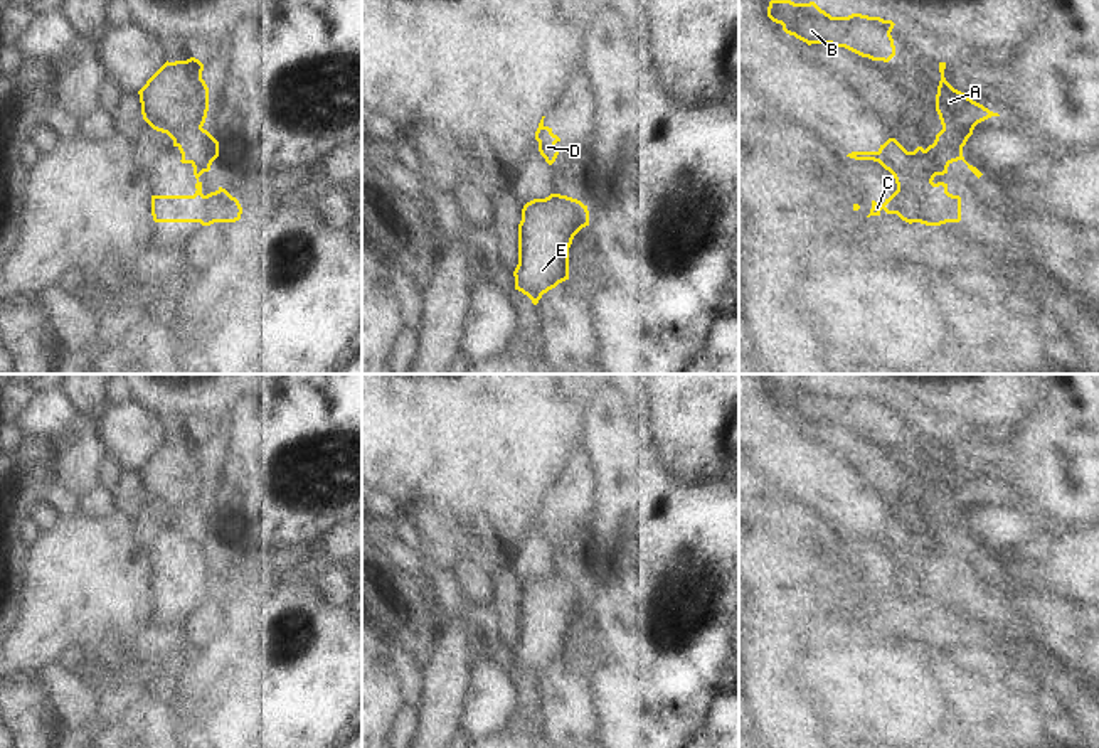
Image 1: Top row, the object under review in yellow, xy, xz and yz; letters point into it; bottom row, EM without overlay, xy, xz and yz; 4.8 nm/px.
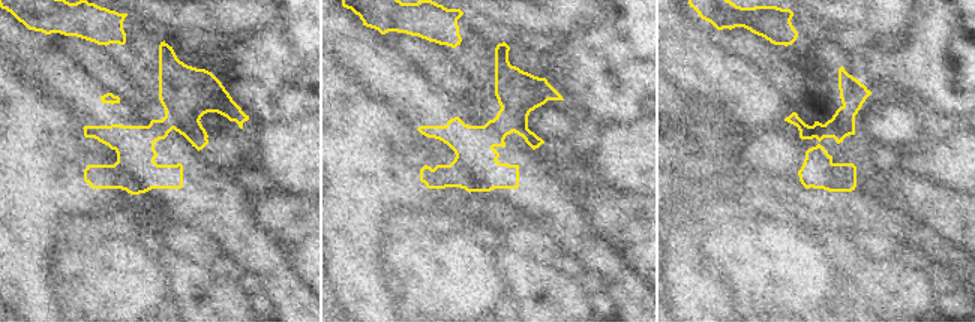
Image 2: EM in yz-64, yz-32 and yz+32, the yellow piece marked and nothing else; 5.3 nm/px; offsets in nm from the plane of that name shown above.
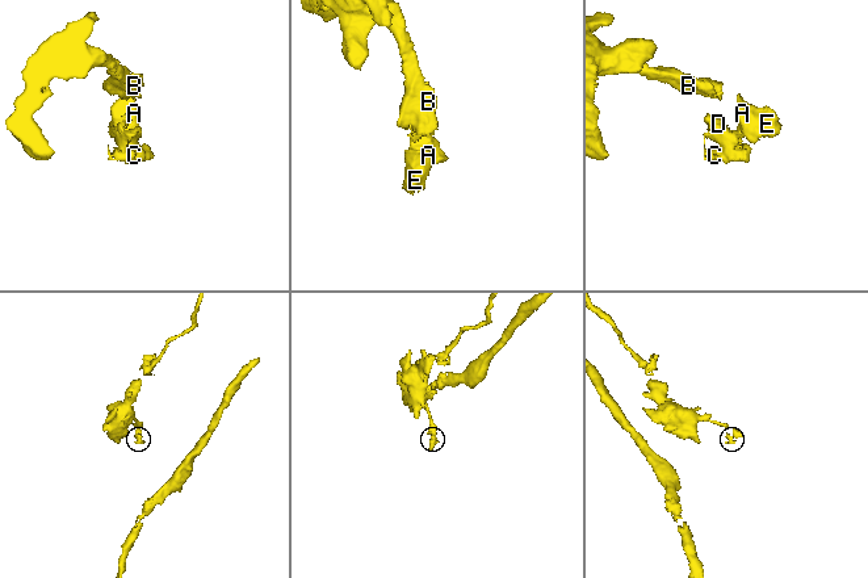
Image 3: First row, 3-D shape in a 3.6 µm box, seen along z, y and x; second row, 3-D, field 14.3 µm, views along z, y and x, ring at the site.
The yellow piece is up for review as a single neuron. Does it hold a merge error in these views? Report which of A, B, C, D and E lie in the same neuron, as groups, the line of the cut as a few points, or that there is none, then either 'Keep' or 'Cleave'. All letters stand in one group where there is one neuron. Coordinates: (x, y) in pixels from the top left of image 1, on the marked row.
Groups: A B E / C D. Split along yz (943, 128), (960, 145), (961, 159). Cleave

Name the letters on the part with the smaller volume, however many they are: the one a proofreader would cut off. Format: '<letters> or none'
C, D

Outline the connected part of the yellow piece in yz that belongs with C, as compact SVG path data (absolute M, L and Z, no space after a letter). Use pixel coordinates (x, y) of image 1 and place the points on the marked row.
M946 131L936 135L926 150L907 152L895 138L889 138L877 152L852 152L855 160L873 160L889 170L897 190L884 204L872 200L870 216L897 214L912 224L941 226L961 221L961 197L948 192L948 184L934 184L936 175L948 174L953 162L961 160L961 145Z

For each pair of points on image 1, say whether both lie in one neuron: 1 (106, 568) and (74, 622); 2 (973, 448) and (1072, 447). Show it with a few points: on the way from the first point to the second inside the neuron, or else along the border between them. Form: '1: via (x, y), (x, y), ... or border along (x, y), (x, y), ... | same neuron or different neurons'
1: via (93, 582), (74, 600), (74, 609) | same neuron
2: via (998, 455), (1047, 455) | same neuron

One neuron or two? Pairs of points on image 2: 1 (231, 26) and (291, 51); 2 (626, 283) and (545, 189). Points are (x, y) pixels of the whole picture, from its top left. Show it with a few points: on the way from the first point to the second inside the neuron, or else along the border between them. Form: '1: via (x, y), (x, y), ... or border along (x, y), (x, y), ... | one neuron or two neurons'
1: border along (281, 17), (272, 26), (228, 41) | two neurons
2: via (602, 259), (557, 213) | one neuron

